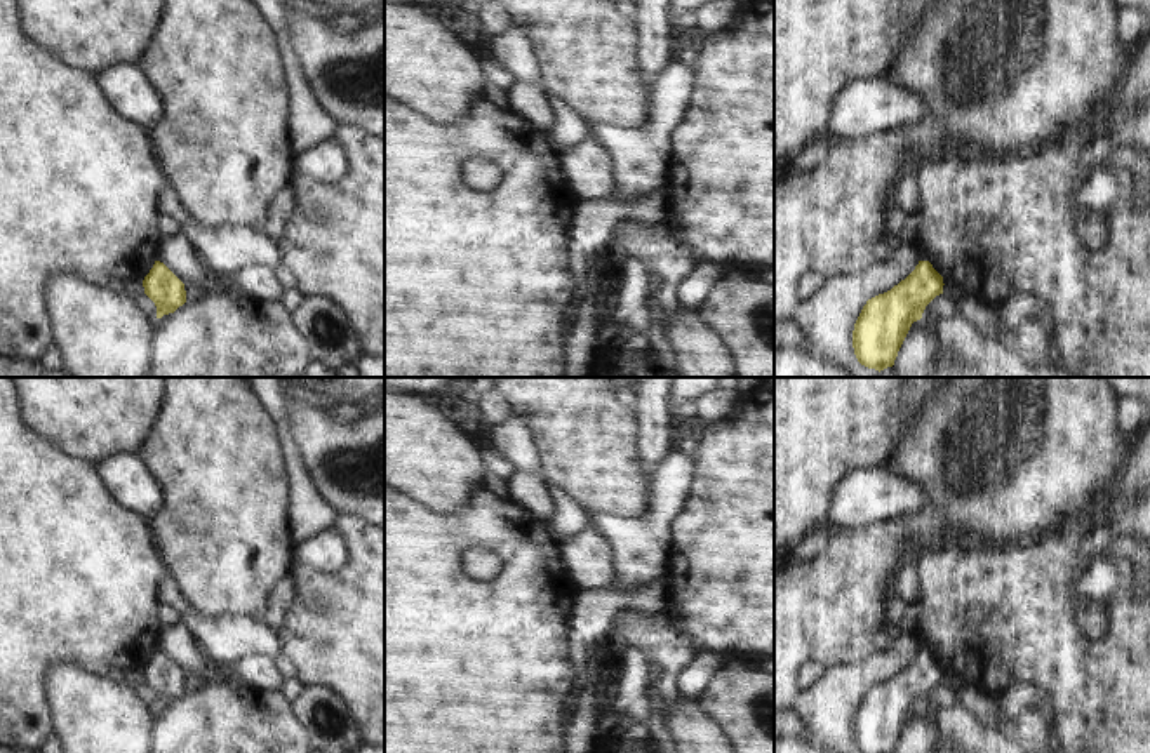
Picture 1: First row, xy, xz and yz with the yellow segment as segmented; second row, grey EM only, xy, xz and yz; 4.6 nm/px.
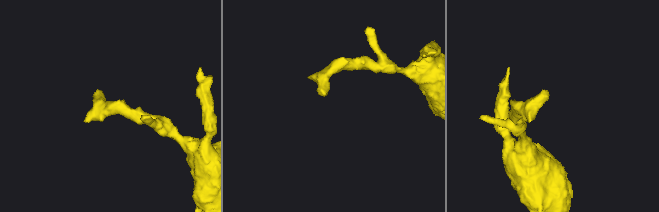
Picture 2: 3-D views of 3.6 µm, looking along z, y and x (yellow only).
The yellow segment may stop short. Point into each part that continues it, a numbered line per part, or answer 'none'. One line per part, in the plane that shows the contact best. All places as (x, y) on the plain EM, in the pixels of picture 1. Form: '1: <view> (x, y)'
none

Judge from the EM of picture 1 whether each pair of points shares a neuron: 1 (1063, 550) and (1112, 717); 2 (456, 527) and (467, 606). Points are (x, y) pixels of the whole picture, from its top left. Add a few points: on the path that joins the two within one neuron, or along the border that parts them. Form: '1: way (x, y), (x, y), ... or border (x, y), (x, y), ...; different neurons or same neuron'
1: way (1056, 592), (1056, 654), (1077, 675); same neuron
2: way (449, 546), (449, 586); same neuron

